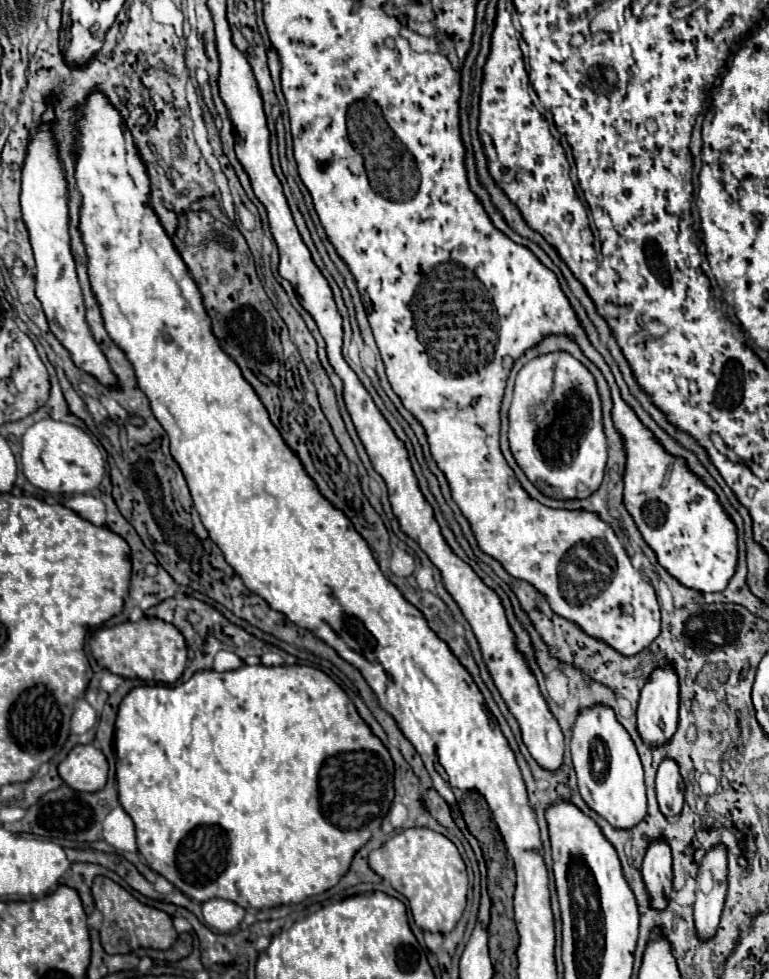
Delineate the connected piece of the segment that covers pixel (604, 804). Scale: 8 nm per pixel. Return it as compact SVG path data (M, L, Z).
M596 704L582 708L572 728L572 762L578 774L578 788L586 804L604 816L614 828L632 828L646 816L646 786L638 750L628 730L616 720L610 706Z

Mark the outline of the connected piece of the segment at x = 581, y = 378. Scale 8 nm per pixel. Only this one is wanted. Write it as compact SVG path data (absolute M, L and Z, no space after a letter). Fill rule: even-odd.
M548 352L526 362L514 384L508 440L520 468L546 496L590 496L606 466L602 402L592 372L568 352Z

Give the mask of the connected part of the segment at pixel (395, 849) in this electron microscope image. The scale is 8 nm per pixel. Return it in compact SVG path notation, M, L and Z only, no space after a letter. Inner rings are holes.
M408 828L394 834L368 856L370 868L388 880L410 902L414 922L428 932L448 934L462 918L468 894L466 864L450 838L428 828Z

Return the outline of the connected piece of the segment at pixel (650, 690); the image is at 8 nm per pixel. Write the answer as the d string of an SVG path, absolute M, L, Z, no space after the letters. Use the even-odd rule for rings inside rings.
M672 664L656 666L652 674L648 676L638 702L638 732L644 738L644 742L652 746L660 746L660 742L668 742L678 726L678 676Z

